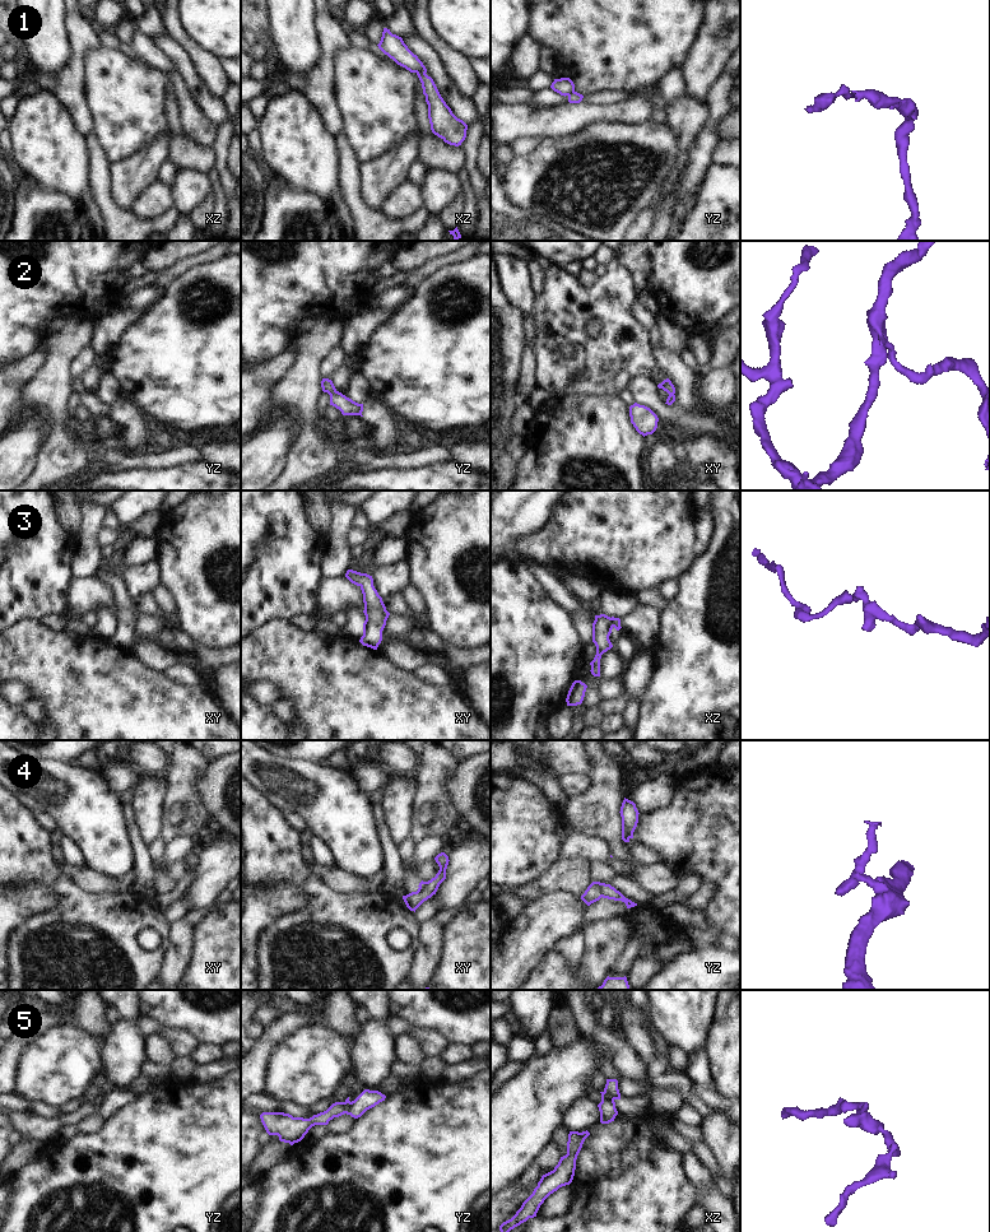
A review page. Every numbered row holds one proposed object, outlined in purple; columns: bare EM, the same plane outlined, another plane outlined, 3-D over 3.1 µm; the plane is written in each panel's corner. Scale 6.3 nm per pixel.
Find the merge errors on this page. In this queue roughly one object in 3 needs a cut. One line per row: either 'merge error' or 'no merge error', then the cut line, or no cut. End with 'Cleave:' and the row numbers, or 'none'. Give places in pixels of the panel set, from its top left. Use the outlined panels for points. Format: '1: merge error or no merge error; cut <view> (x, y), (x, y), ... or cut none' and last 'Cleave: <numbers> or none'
1: merge error; cut xz (416, 71), (424, 73)
2: no merge error; cut none
3: no merge error; cut none
4: merge error; cut yz (599, 883), (602, 896)
5: no merge error; cut none
Cleave: 1, 4

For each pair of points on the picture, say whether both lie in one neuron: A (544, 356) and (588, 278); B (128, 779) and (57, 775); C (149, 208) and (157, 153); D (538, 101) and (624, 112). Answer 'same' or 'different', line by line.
A: different
B: different
C: different
D: different

